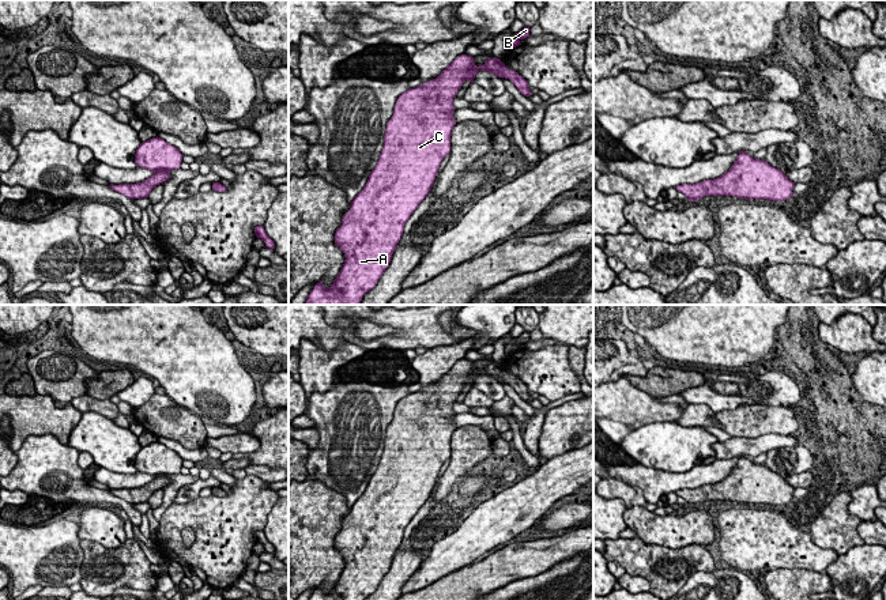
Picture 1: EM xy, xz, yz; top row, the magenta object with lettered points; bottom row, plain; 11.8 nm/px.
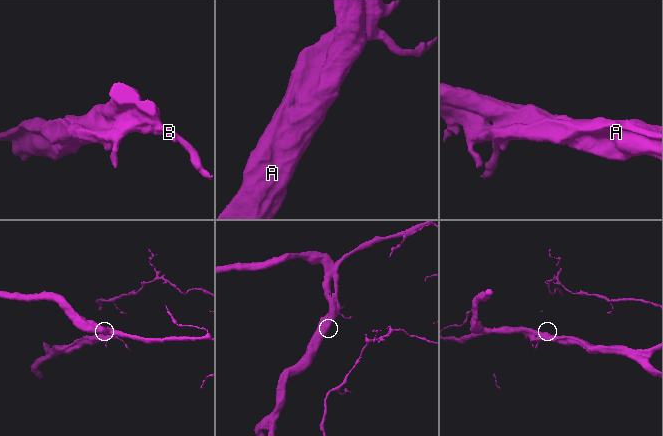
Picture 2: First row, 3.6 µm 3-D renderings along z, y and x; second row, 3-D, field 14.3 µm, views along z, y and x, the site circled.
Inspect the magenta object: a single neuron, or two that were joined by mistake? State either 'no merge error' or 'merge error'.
no merge error

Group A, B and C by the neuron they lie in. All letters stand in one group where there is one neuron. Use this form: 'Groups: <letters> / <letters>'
Groups: A B C

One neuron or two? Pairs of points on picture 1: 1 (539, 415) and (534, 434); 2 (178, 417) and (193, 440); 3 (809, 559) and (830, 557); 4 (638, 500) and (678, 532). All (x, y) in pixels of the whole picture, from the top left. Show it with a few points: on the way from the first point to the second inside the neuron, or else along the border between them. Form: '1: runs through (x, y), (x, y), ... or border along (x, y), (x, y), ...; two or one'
1: runs through (536, 419), (534, 430); one
2: runs through (180, 422), (192, 434); one
3: runs through (814, 558), (825, 557); one
4: border along (633, 505), (644, 506); two

